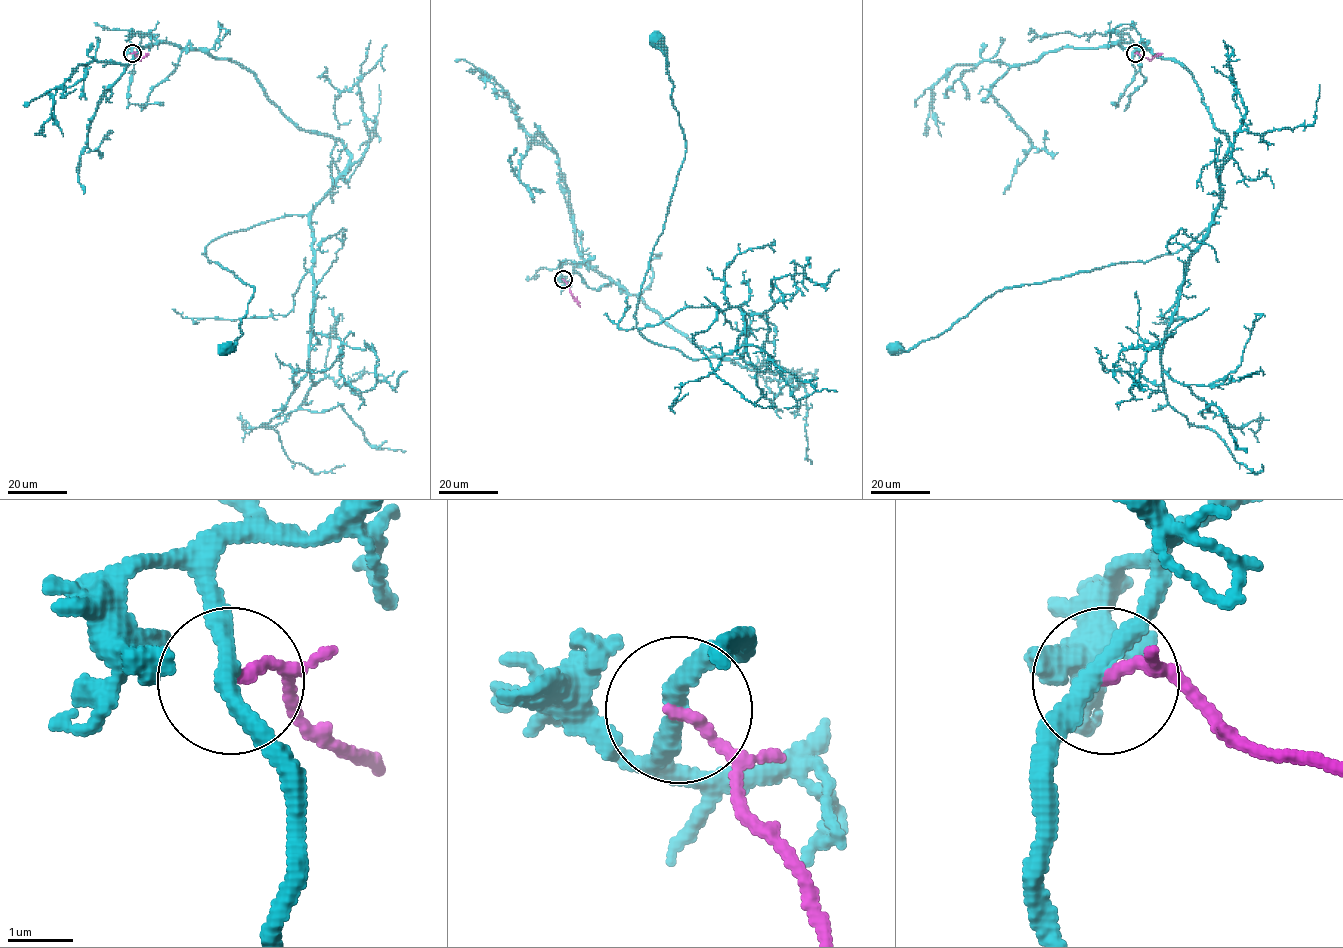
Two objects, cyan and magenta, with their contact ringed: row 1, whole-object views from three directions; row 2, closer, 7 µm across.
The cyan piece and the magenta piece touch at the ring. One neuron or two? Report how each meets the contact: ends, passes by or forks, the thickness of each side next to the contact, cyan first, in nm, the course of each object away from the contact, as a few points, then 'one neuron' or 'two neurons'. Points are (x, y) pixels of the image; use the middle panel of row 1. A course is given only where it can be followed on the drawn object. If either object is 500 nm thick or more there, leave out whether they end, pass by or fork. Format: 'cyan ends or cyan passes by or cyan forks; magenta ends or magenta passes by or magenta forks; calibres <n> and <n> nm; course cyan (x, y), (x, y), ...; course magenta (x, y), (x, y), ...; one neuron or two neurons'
cyan passes by; magenta ends; calibres 280 and 170 nm; course cyan (563, 279), (586, 264), (695, 346), (758, 372), (781, 369), (692, 359), (636, 327), (686, 147), (656, 41); course magenta (563, 279), (580, 307); two neurons

